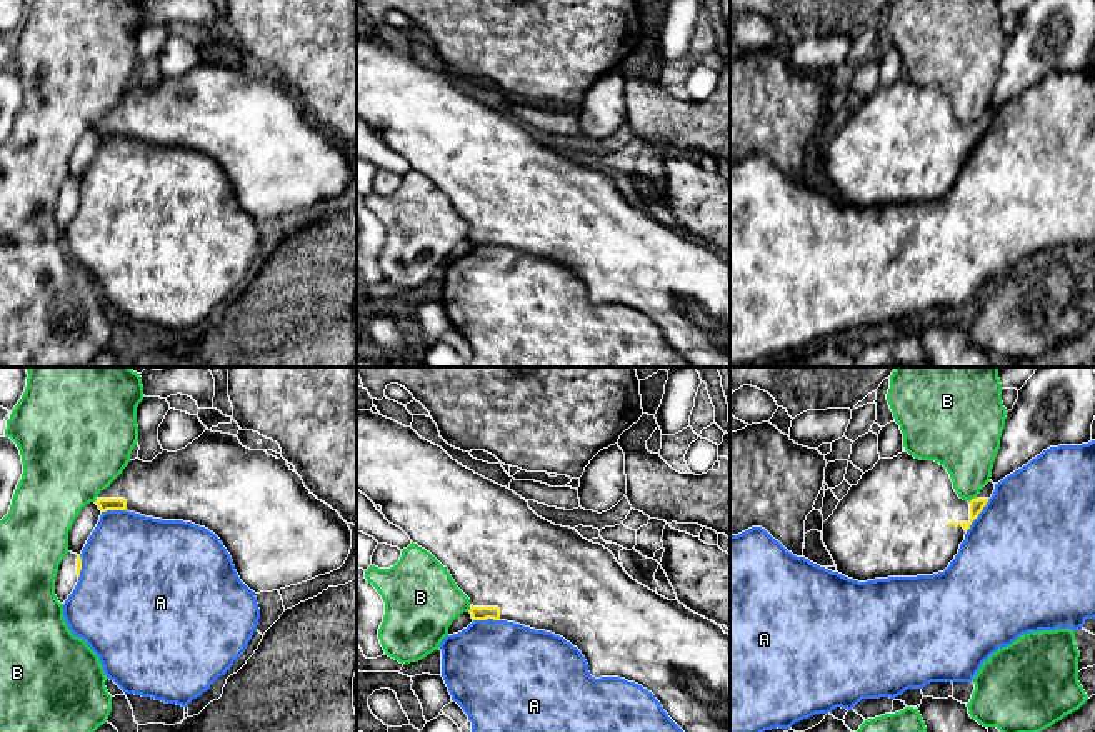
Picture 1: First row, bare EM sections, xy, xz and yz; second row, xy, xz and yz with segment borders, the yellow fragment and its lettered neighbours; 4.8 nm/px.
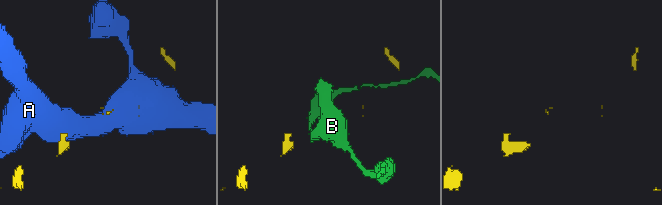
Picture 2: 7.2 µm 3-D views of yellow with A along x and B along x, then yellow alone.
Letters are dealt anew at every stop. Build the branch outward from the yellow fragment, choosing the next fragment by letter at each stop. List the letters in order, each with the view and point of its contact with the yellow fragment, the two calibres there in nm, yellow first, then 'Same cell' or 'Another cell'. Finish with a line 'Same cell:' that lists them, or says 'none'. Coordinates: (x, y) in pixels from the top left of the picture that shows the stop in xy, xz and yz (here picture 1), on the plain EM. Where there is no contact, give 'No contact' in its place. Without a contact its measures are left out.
A: Touches yellow at yz (977, 142). Thickness 70 nm (yellow) against 500 nm. Another cell
B: Touches yellow at yz (972, 125). Thickness 70 nm (yellow) against 280 nm. Another cell
Same cell: none

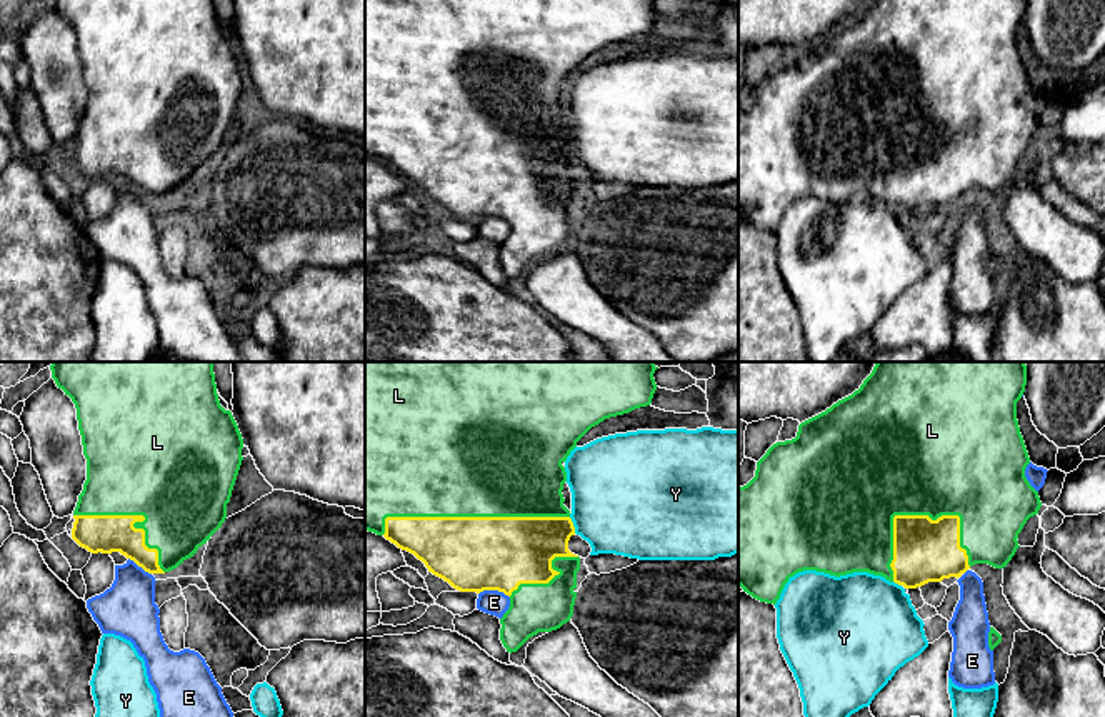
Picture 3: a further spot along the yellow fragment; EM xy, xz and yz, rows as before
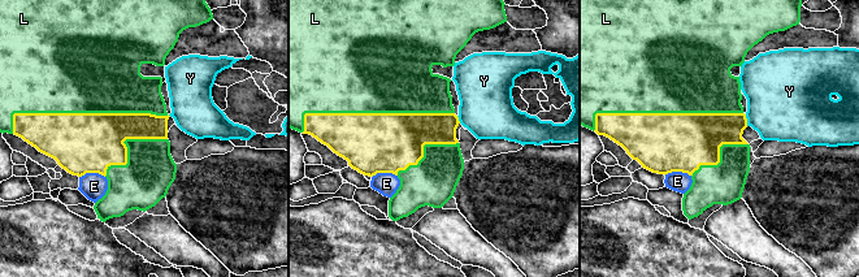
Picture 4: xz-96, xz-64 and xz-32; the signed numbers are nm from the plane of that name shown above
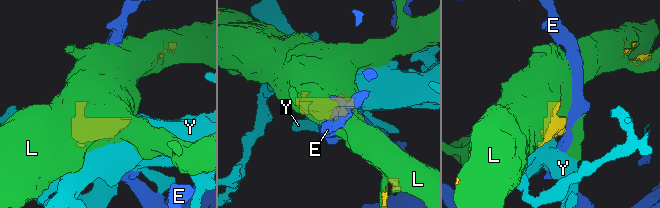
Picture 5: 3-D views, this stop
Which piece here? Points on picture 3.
E: Touches yellow at xz (494, 215). Thickness 360 nm (yellow) against 120 nm. Another cell
L: Touches yellow at xz (469, 144). Thickness 360 nm (yellow) against 500 nm. Same cell
Y: Touches yellow at xz (572, 152). Thickness 280 nm (yellow) against 460 nm. Another cell
Same cell: L

